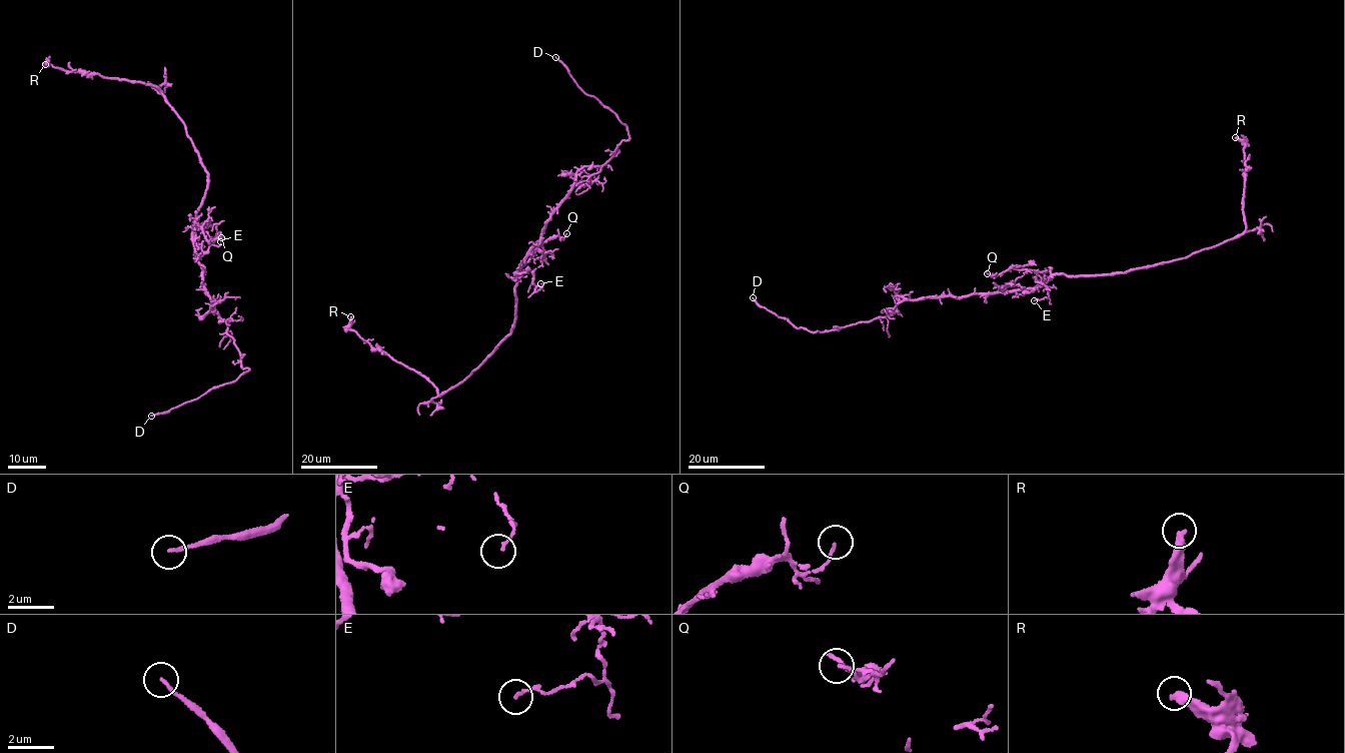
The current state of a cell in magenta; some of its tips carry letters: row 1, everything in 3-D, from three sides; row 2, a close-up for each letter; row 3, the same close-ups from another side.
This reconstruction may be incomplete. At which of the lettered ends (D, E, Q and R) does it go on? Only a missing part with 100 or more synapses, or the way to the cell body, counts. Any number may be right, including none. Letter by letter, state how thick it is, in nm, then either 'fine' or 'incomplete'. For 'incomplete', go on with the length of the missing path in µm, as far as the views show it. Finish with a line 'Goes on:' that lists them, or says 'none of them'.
D: calibre 140 nm; incomplete; missing 5 µm
E: calibre 110 nm; fine
Q: calibre 120 nm; fine
R: calibre 360 nm; fine
Goes on: D

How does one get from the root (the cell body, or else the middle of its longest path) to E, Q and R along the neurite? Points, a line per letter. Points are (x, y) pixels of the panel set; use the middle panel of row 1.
E: (515, 272), (516, 275), (531, 271), (535, 292), (542, 287), (540, 283)
Q: (515, 272), (516, 275), (538, 245), (549, 238), (563, 237), (566, 233)
R: (515, 272), (517, 280), (511, 333), (471, 374), (440, 395), (426, 378), (360, 338), (350, 328), (350, 316)

